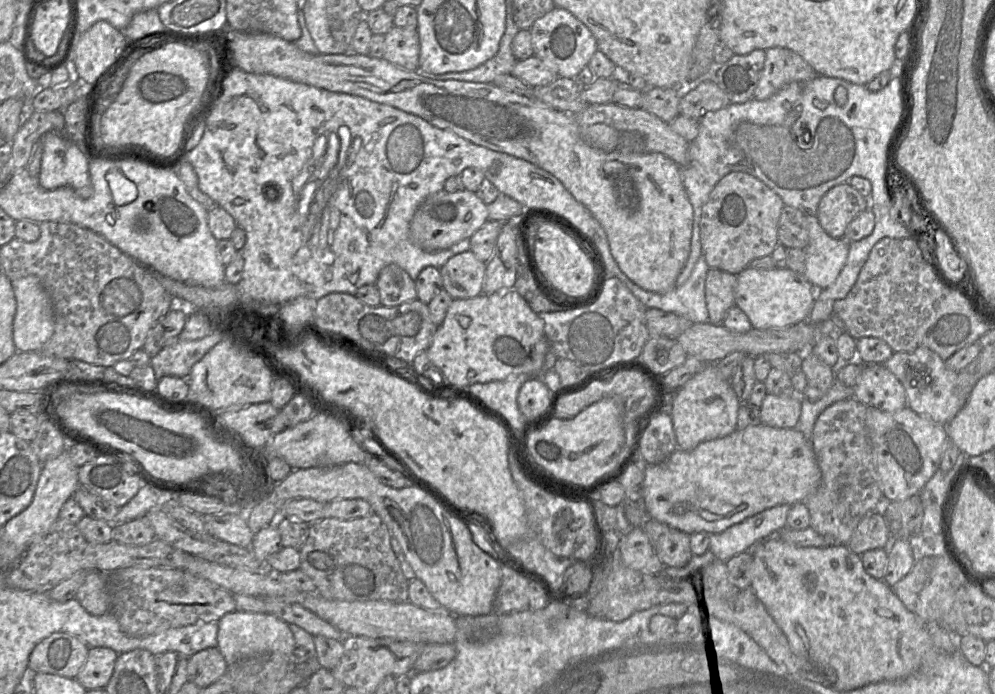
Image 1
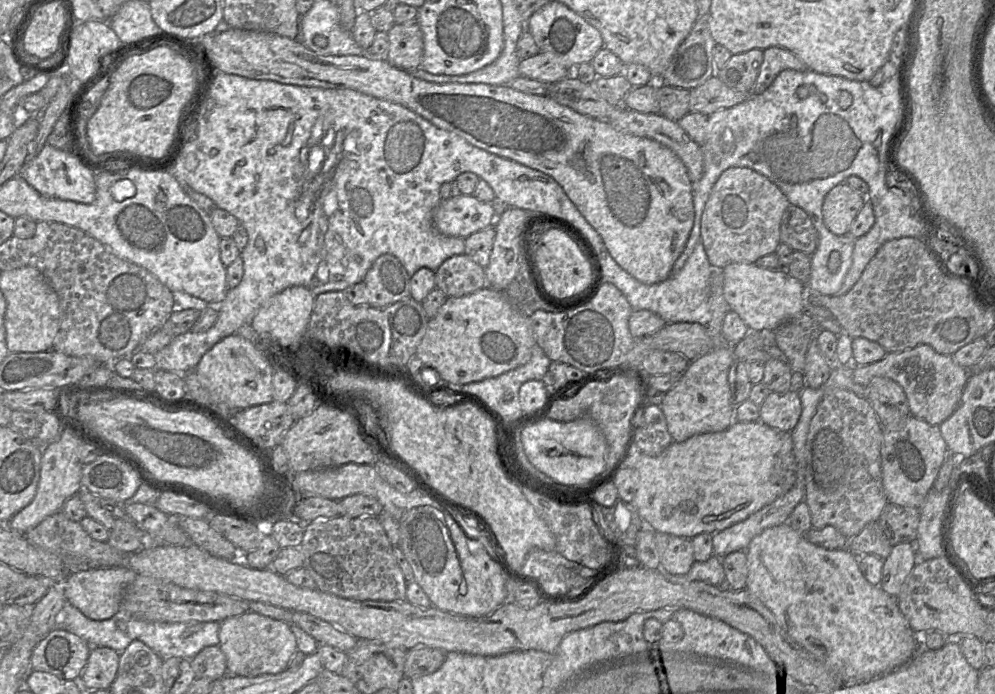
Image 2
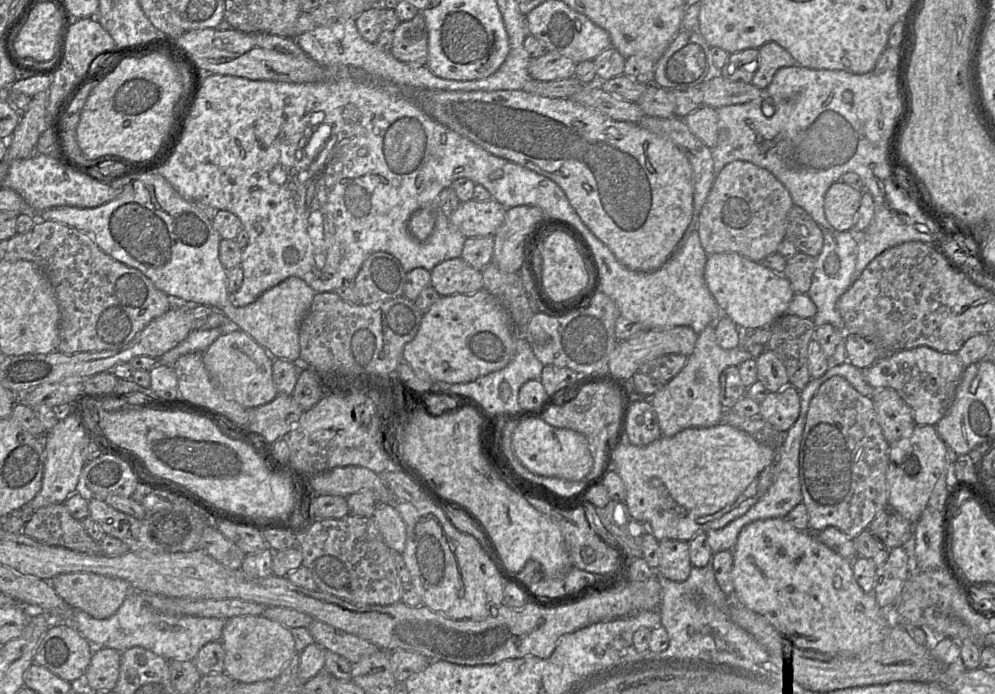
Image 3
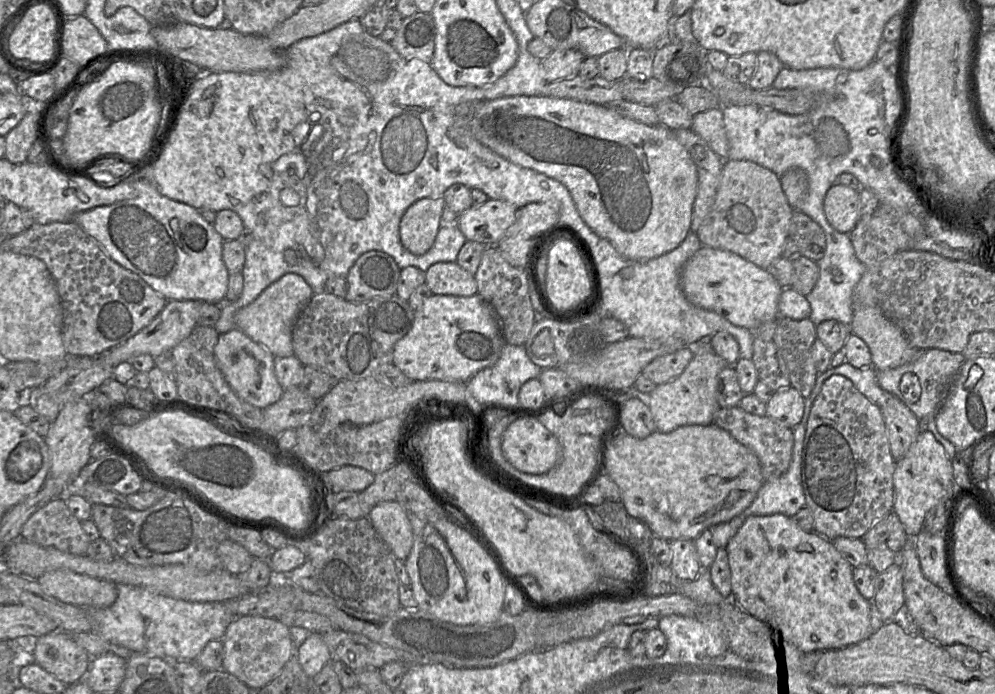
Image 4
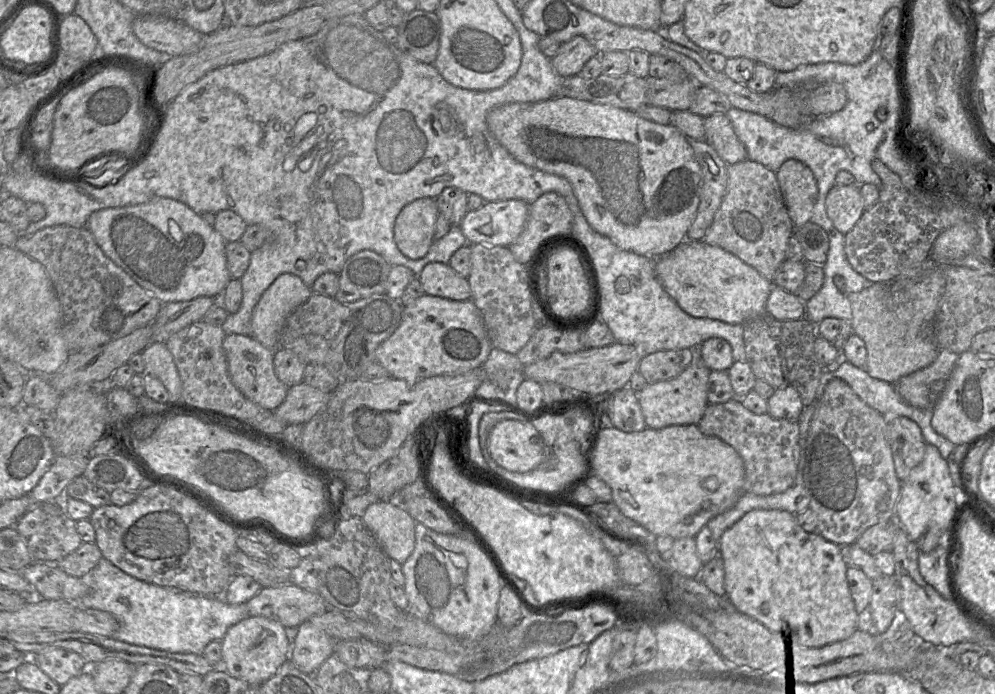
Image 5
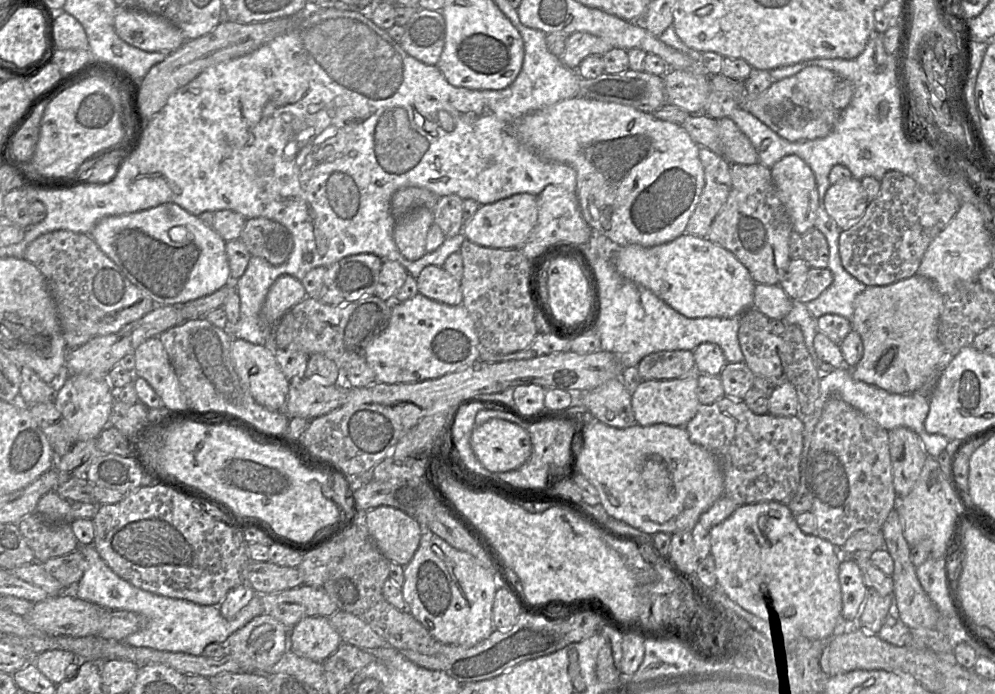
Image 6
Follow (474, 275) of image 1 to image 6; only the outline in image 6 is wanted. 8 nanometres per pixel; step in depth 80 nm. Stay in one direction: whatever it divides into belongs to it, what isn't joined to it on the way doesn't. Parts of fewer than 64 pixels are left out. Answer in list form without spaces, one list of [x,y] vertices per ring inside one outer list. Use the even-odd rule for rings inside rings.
[[[428,265],[416,278],[418,293],[449,306],[462,304],[460,281],[453,278],[442,267]]]

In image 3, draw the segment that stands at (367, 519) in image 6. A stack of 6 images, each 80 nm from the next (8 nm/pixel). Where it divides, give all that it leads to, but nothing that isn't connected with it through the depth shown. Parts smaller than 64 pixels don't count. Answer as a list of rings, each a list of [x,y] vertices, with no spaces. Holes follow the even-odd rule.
[[[391,505],[376,509],[371,517],[390,550],[402,554],[406,545],[406,525],[399,512]]]

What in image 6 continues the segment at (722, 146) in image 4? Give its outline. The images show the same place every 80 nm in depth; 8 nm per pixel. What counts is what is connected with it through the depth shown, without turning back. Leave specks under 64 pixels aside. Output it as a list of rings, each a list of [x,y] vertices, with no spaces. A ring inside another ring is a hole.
[[[730,117],[718,119],[718,128],[723,145],[723,157],[730,164],[752,165],[759,163],[758,154]]]

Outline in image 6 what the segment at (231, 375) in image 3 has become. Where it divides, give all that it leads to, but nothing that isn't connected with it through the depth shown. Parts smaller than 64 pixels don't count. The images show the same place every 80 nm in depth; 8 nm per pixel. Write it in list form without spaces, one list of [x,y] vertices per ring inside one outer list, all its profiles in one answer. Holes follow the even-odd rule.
[[[233,339],[231,358],[242,385],[258,404],[274,411],[284,410],[290,381],[282,373],[270,345],[255,345]]]

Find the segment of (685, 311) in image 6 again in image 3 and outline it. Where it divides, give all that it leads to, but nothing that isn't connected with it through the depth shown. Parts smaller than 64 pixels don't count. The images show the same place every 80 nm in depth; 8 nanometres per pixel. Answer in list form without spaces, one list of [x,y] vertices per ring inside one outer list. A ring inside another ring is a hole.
[[[724,252],[707,257],[704,278],[709,291],[714,297],[723,315],[729,317],[741,330],[755,330],[771,326],[787,313],[788,306],[795,294],[789,280],[764,266],[735,252]]]

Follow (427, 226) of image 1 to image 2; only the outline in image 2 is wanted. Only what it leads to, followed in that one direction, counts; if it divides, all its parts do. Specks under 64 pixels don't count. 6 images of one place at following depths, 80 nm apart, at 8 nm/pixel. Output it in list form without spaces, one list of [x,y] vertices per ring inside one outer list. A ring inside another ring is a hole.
[[[474,195],[441,200],[433,213],[436,229],[443,235],[466,238],[494,224],[495,210],[491,202],[482,202]]]

